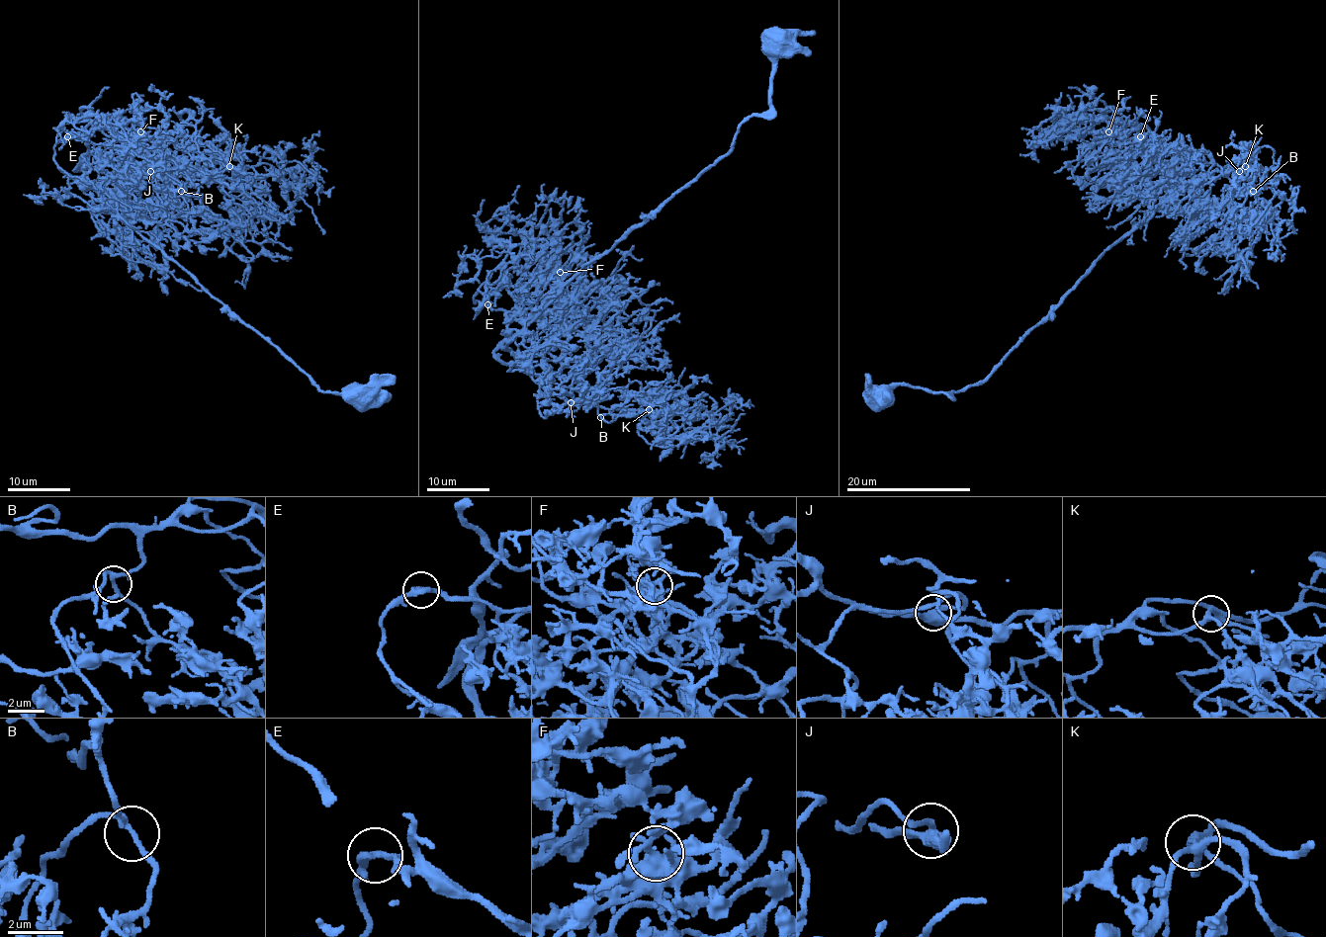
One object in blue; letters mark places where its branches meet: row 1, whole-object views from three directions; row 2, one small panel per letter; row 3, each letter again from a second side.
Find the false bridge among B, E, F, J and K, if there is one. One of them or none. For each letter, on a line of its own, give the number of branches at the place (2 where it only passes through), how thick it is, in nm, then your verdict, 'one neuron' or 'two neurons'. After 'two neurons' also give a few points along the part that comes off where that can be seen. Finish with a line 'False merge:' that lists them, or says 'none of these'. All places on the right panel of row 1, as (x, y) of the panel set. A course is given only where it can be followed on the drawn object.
B: branches 3; calibre 180 nm; one neuron
E: branches 2; calibre 320 nm; one neuron
F: branches 5; calibre 440 nm; one neuron
J: branches 3; calibre 400 nm; one neuron
K: branches 3; calibre 240 nm; one neuron
False merge: none of these

